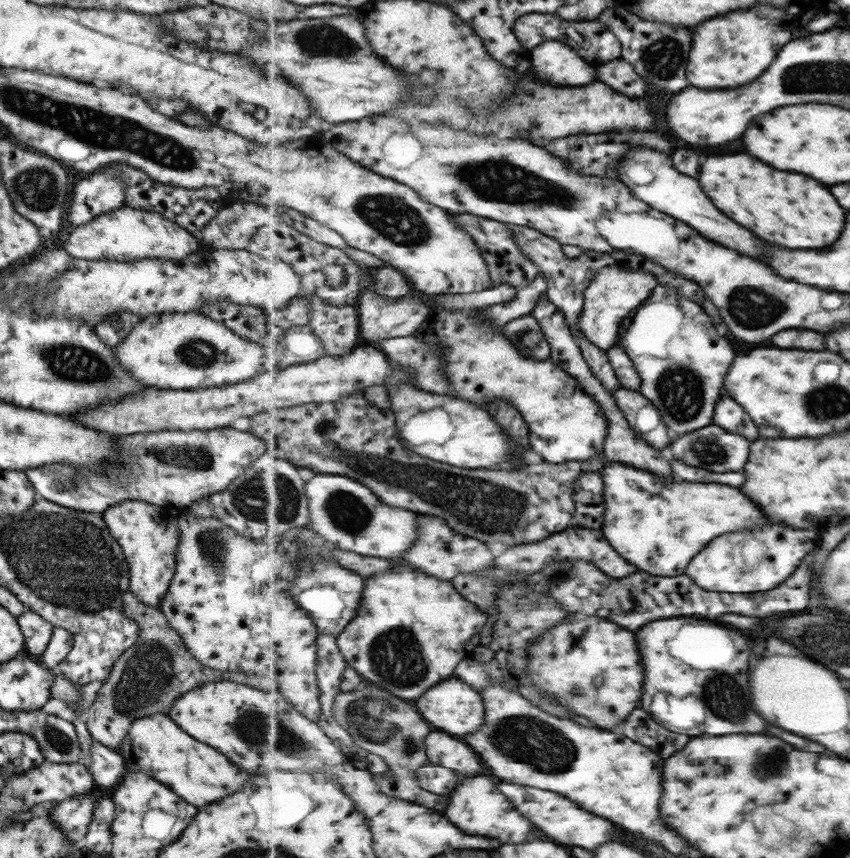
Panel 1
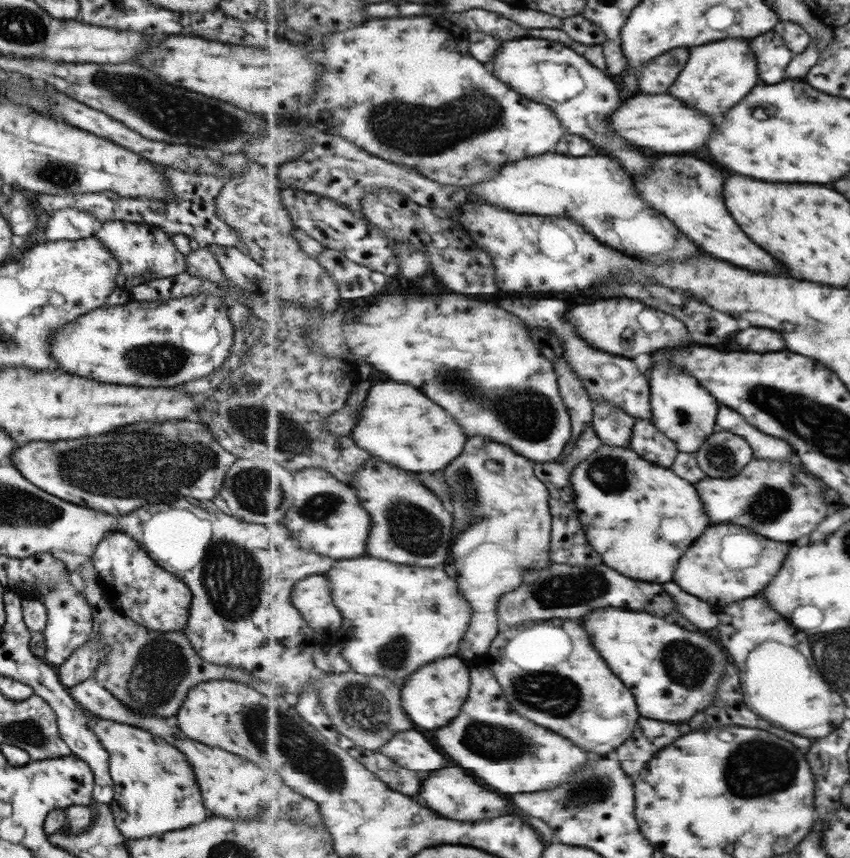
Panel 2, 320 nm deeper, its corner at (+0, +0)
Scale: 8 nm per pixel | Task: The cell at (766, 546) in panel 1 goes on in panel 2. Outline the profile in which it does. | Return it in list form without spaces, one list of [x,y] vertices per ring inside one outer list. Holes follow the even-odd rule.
[[[738,525],[711,526],[679,559],[675,582],[709,604],[727,606],[763,592],[782,569],[792,546],[791,542],[777,542]]]

